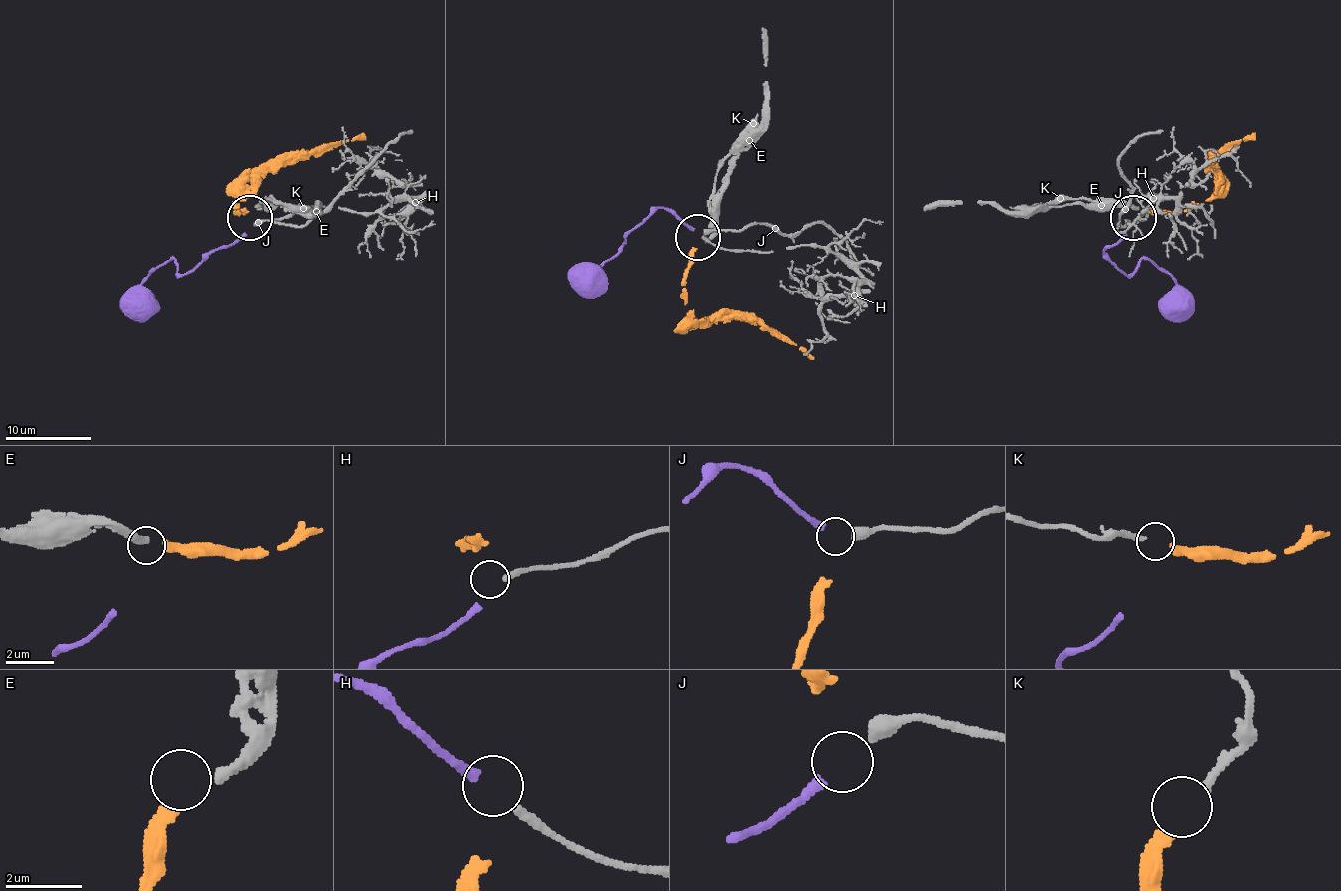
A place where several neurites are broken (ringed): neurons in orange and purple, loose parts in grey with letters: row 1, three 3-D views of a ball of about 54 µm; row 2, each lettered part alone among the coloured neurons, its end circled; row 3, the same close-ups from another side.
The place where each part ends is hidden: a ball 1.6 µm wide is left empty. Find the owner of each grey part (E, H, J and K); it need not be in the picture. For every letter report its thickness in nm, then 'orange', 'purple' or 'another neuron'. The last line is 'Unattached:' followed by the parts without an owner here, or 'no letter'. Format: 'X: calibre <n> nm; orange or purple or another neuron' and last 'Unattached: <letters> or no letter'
E: calibre 300 nm; orange
H: calibre 240 nm; another neuron
J: calibre 440 nm; purple
K: calibre 190 nm; another neuron
Unattached: H, K

